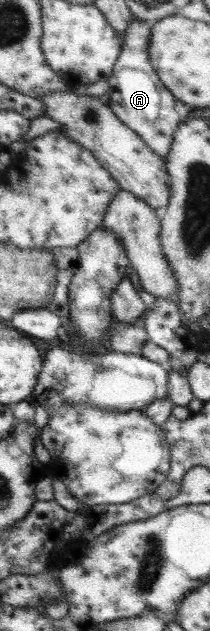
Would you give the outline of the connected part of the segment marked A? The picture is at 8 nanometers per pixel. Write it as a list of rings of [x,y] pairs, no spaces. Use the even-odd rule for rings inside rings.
[[[133,16],[128,29],[125,31],[123,46],[113,67],[113,75],[108,84],[113,88],[107,97],[111,111],[130,129],[135,131],[157,156],[165,159],[169,154],[174,132],[182,120],[180,105],[175,97],[166,89],[154,71],[148,57],[148,44],[151,22]]]

